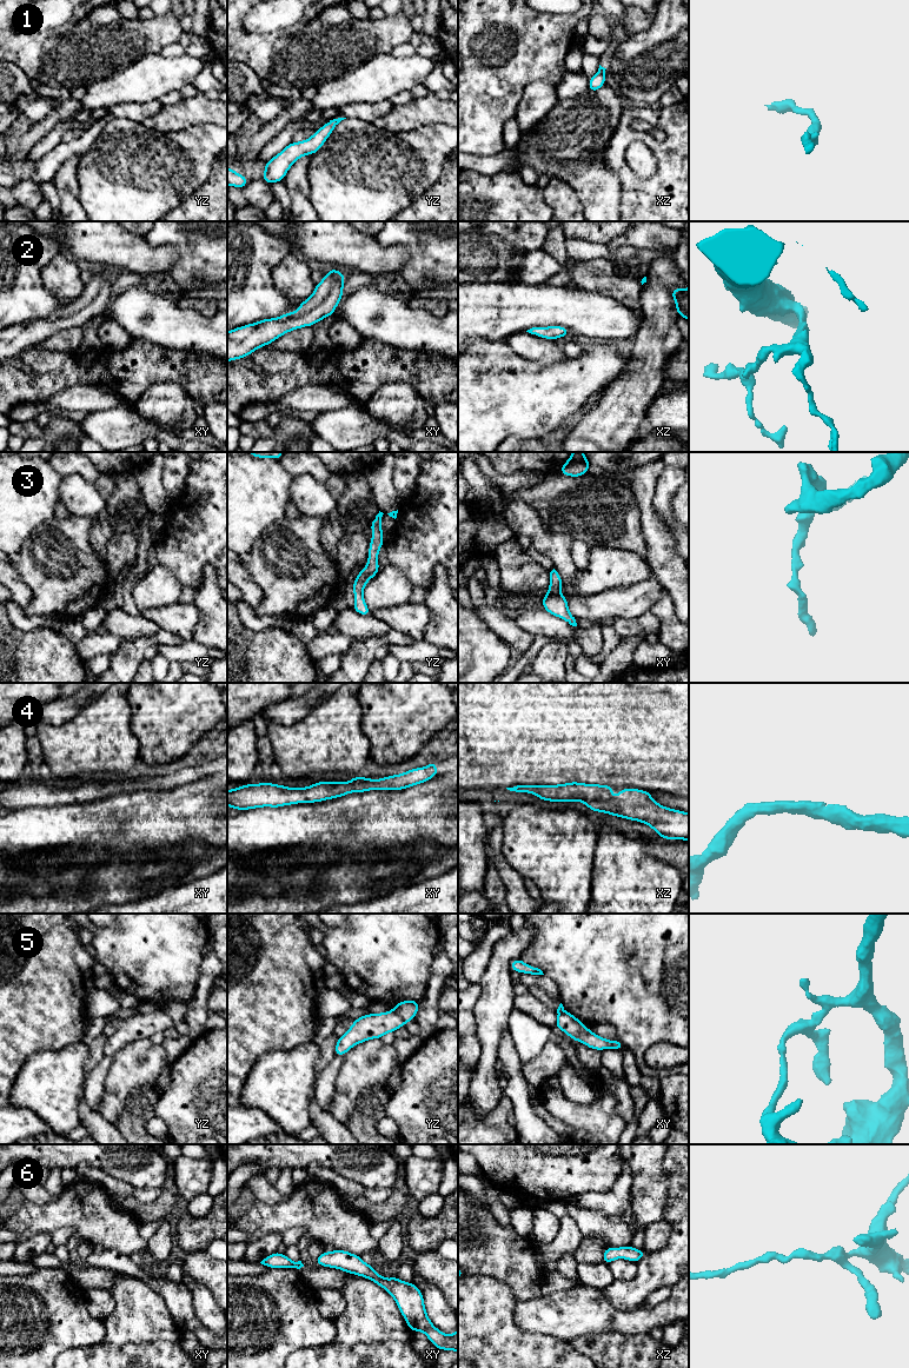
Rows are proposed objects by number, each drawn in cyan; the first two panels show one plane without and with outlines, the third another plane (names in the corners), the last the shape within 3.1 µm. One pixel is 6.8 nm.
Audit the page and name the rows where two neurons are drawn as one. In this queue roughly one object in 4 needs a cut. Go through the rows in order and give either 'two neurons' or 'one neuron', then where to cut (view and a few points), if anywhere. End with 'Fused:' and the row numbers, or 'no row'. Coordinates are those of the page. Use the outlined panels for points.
1: one neuron; cut none
2: one neuron; cut none
3: one neuron; cut none
4: one neuron; cut none
5: two neurons; cut yz (393, 1009), (404, 1023)
6: one neuron; cut none
Fused: 5

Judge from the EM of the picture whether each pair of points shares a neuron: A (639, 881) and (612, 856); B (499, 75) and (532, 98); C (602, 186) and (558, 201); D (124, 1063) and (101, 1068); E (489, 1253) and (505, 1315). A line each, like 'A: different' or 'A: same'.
A: same
B: different
C: different
D: different
E: different

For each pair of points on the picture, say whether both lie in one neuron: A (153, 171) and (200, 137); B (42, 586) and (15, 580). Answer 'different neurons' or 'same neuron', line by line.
A: same neuron
B: different neurons

